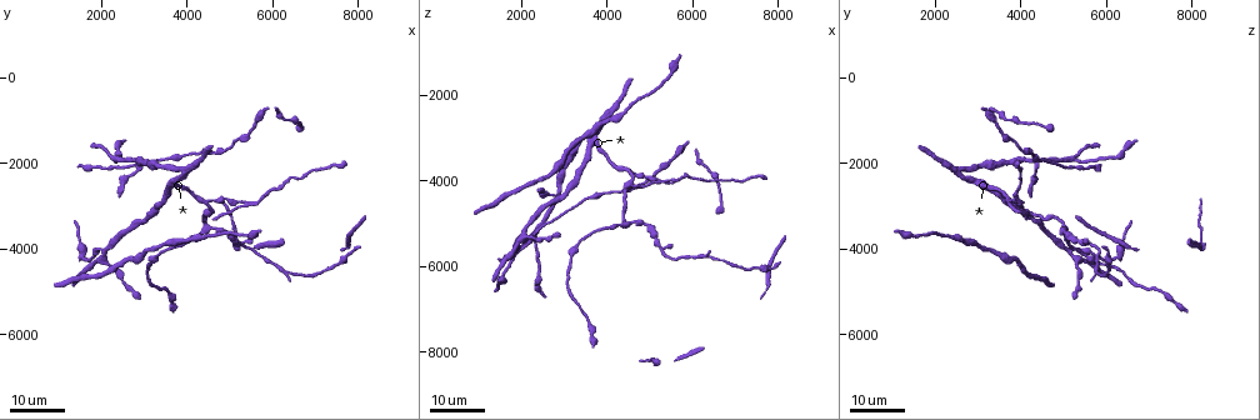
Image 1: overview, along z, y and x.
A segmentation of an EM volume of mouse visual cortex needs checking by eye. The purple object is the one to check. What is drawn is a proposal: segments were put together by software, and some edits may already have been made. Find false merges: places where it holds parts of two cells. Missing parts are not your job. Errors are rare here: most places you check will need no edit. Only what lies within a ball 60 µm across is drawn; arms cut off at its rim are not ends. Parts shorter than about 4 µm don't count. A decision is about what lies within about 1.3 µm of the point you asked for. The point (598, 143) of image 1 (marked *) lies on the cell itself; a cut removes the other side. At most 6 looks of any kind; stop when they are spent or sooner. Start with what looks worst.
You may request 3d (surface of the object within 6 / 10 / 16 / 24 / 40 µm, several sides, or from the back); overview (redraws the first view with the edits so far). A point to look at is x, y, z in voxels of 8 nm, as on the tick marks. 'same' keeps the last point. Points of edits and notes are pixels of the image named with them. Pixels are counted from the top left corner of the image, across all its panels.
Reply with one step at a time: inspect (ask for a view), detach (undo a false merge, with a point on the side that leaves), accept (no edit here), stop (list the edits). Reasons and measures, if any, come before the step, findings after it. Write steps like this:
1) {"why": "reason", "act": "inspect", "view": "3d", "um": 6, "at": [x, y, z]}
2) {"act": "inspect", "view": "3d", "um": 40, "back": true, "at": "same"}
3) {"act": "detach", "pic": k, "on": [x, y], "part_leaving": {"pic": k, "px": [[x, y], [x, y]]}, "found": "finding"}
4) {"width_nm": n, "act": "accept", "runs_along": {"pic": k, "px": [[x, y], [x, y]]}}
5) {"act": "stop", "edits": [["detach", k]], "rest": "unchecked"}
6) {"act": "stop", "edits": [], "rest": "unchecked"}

{"why": "three arms meet", "act": "inspect", "view": "3d", "um": 16, "at": [2350, 2050, 5200]}

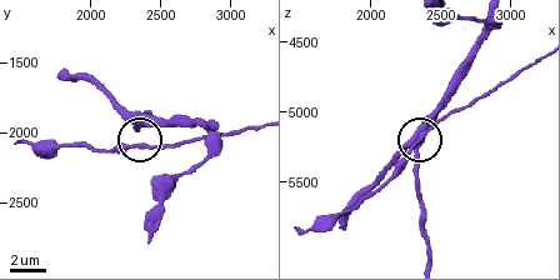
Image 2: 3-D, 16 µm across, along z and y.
{"act": "inspect", "view": "3d", "um": 6, "at": [2400, 2100, 5160]}

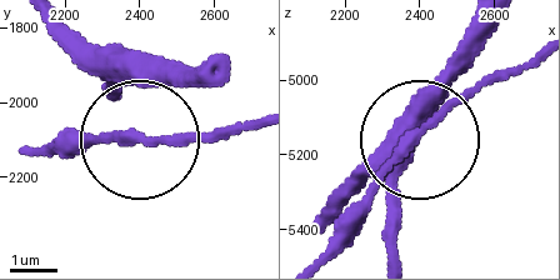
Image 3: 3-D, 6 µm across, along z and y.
{"width_nm": 170, "act": "accept", "runs_along": {"pic": 3, "px": [[503, 20], [335, 231]]}, "found": "one cell here"}

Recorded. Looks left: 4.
{"act": "inspect", "view": "3d", "um": 24, "at": [4550, 3500, 5050]}

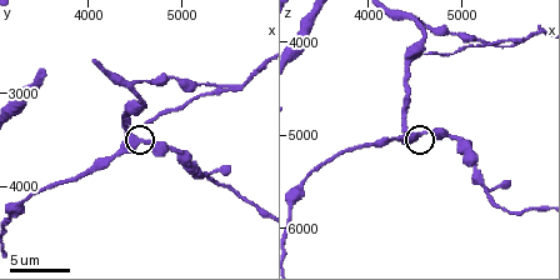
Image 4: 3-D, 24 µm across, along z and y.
{"act": "inspect", "view": "3d", "um": 10, "at": [4550, 3500, 5000]}

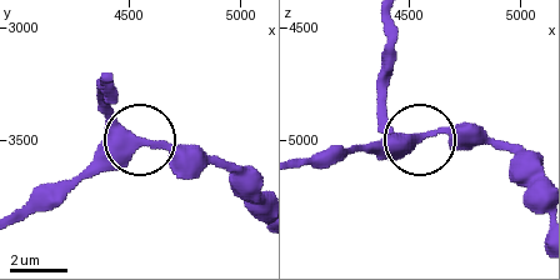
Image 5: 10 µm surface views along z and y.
{"act": "inspect", "view": "3d", "um": 6, "at": [4540, 3510, 4990]}

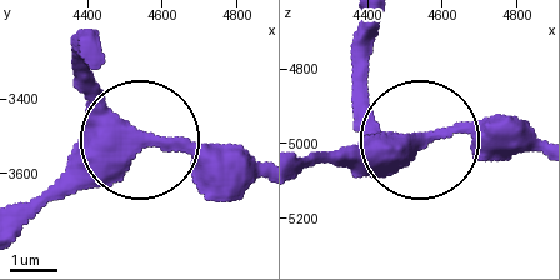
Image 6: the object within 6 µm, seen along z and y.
{"width_nm": 430, "act": "accept", "runs_along": {"pic": 6, "px": [[369, 24], [373, 120], [409, 144], [301, 156]]}, "found": "all the same cell"}

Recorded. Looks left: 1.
{"act": "stop", "edits": [], "rest": "unchecked"}

